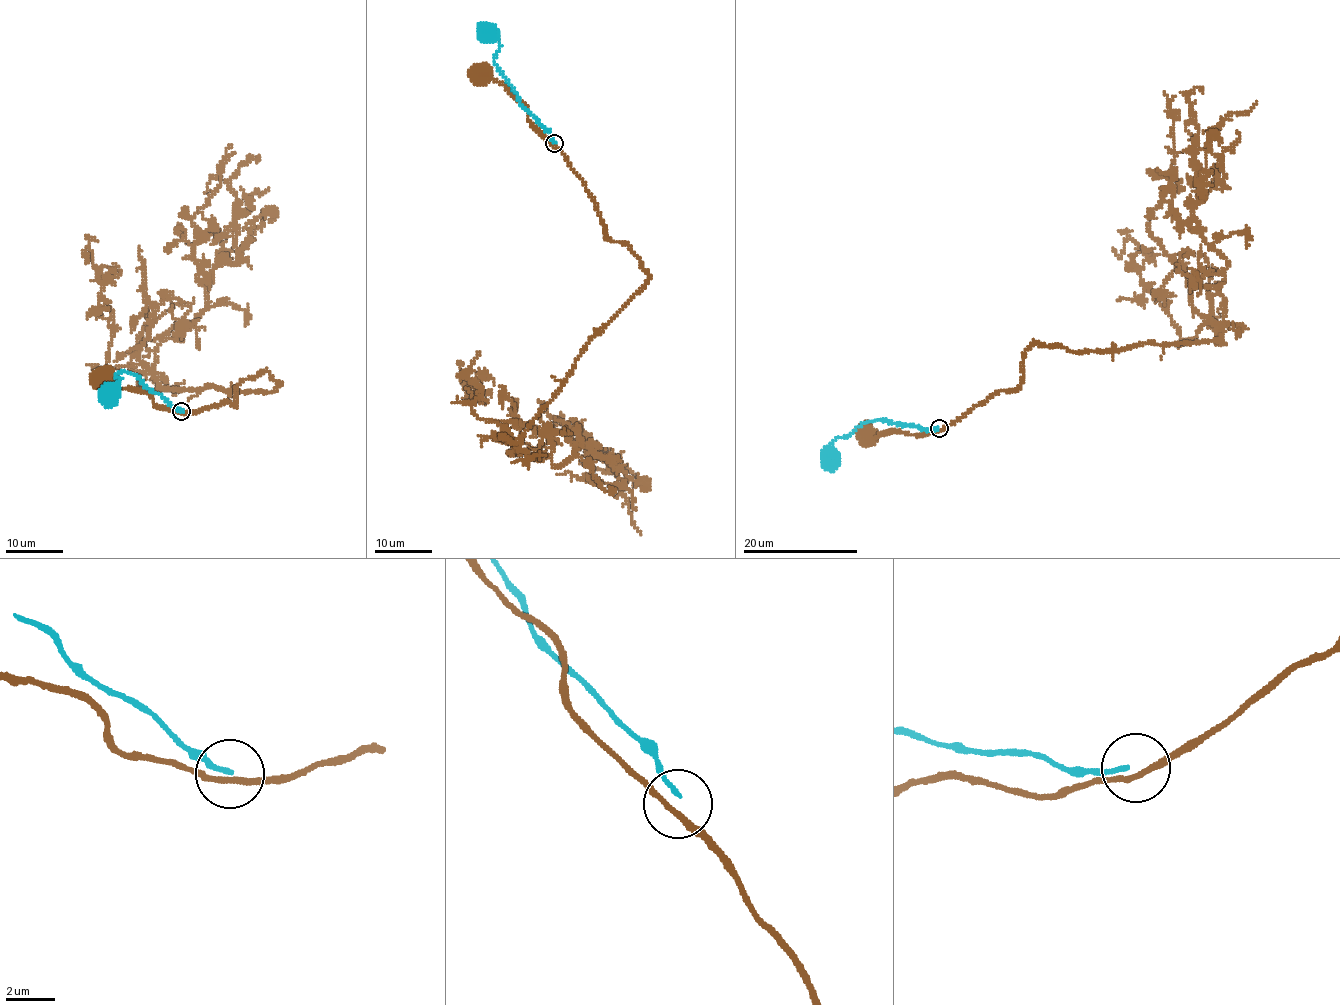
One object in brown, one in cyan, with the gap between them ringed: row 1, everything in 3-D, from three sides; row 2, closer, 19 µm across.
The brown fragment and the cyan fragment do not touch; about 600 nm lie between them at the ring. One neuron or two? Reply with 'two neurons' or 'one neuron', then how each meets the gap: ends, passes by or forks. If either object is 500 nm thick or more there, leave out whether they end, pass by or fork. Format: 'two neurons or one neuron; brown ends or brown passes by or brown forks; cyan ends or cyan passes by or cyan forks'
two neurons; brown passes by; cyan ends

